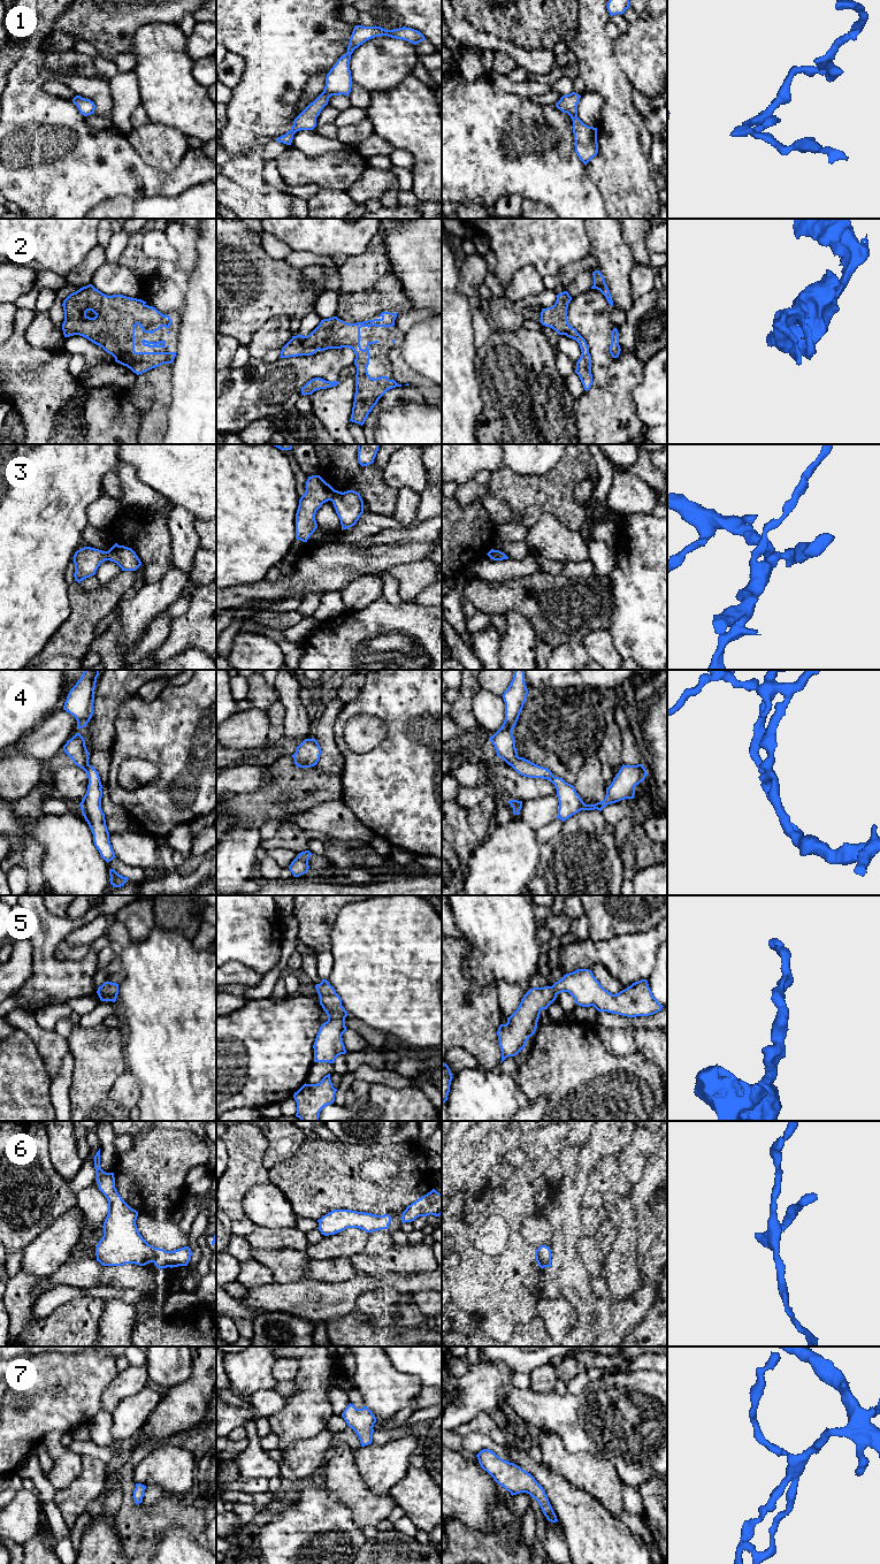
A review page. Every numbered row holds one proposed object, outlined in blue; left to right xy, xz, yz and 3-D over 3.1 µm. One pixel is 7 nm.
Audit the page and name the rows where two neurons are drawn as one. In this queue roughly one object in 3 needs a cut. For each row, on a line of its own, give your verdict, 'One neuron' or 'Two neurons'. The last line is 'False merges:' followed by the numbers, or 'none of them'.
1: One neuron
2: One neuron
3: Two neurons
4: One neuron
5: One neuron
6: Two neurons
7: One neuron
False merges: 3, 6

